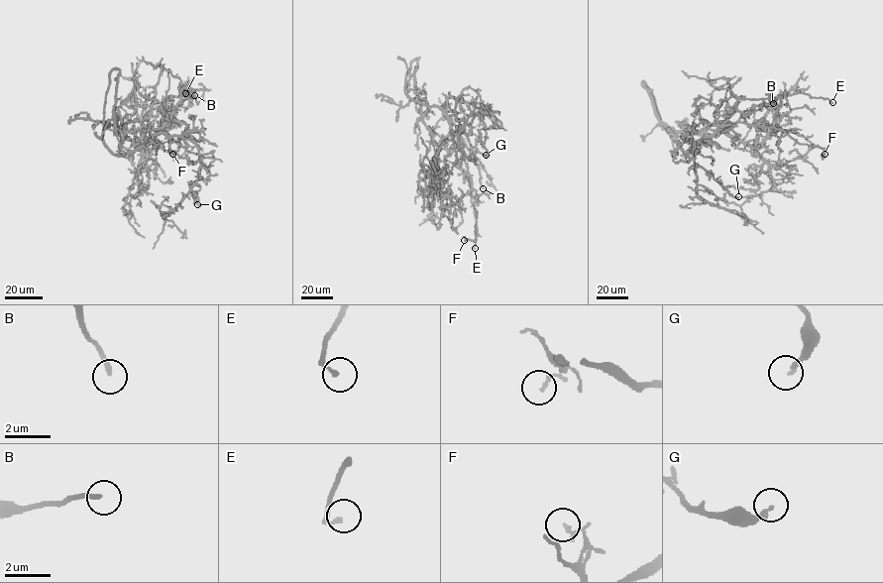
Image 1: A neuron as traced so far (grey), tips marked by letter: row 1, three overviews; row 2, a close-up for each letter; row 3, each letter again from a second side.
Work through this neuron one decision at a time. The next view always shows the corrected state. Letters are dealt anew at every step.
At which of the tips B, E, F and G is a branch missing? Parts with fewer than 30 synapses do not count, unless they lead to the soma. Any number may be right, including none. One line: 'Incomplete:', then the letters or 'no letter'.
Incomplete: no letter

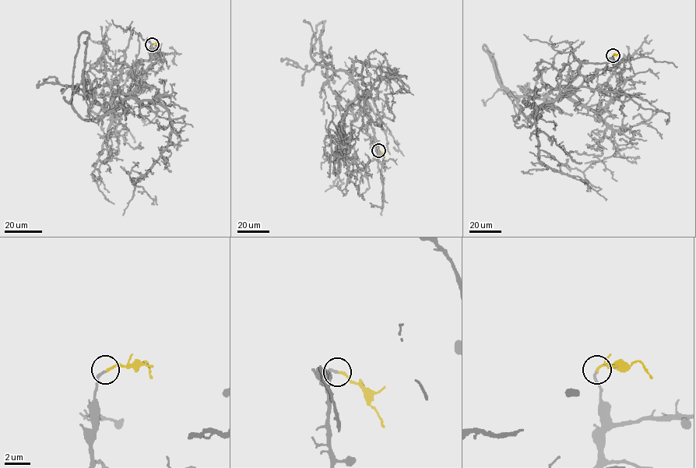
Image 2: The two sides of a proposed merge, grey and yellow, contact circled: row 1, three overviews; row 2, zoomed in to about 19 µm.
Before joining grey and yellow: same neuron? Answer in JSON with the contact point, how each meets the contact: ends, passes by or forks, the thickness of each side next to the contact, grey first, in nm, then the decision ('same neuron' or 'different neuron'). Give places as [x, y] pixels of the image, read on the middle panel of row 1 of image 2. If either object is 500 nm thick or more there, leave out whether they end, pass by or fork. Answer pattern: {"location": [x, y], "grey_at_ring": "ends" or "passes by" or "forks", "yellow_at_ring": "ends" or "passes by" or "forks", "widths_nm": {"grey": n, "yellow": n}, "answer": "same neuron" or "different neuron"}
{"location": [378, 150], "grey_at_ring": "ends", "yellow_at_ring": "ends", "widths_nm": {"grey": 240, "yellow": 190}, "answer": "same neuron"}

